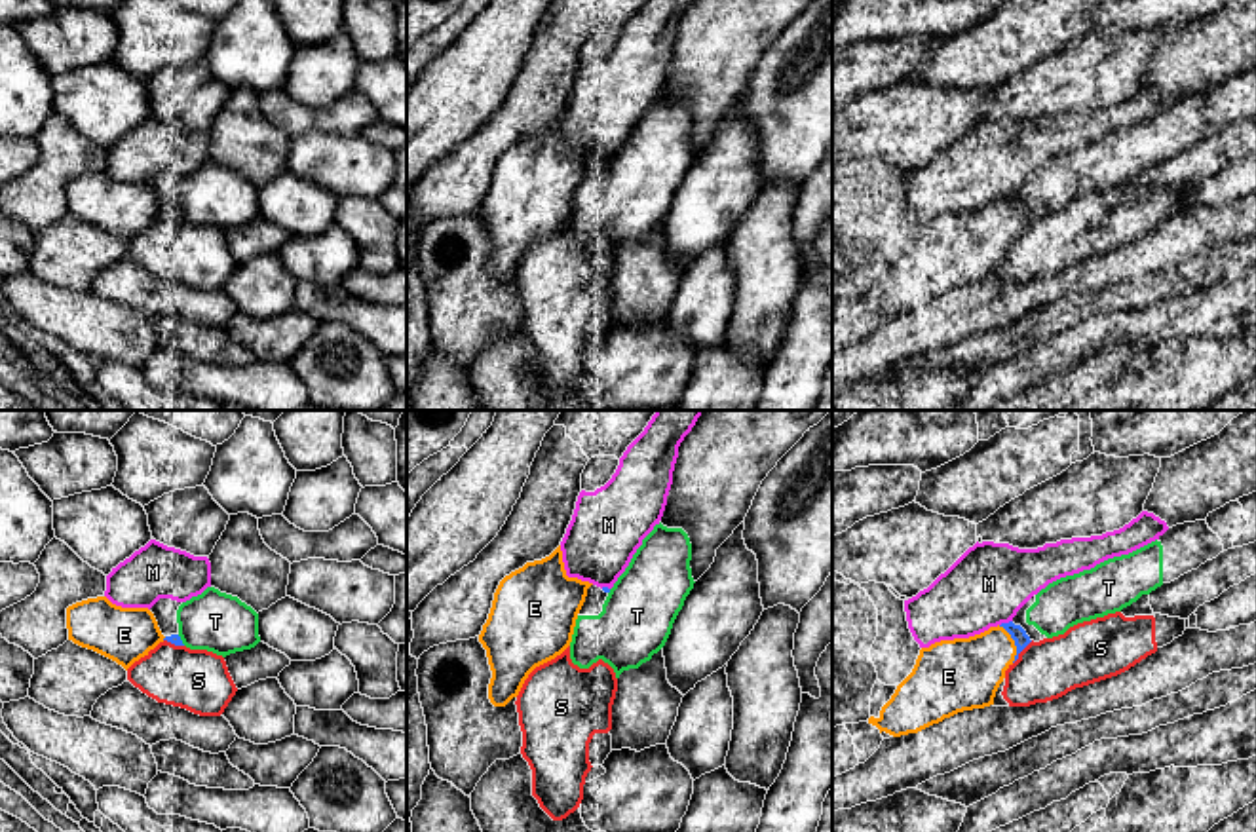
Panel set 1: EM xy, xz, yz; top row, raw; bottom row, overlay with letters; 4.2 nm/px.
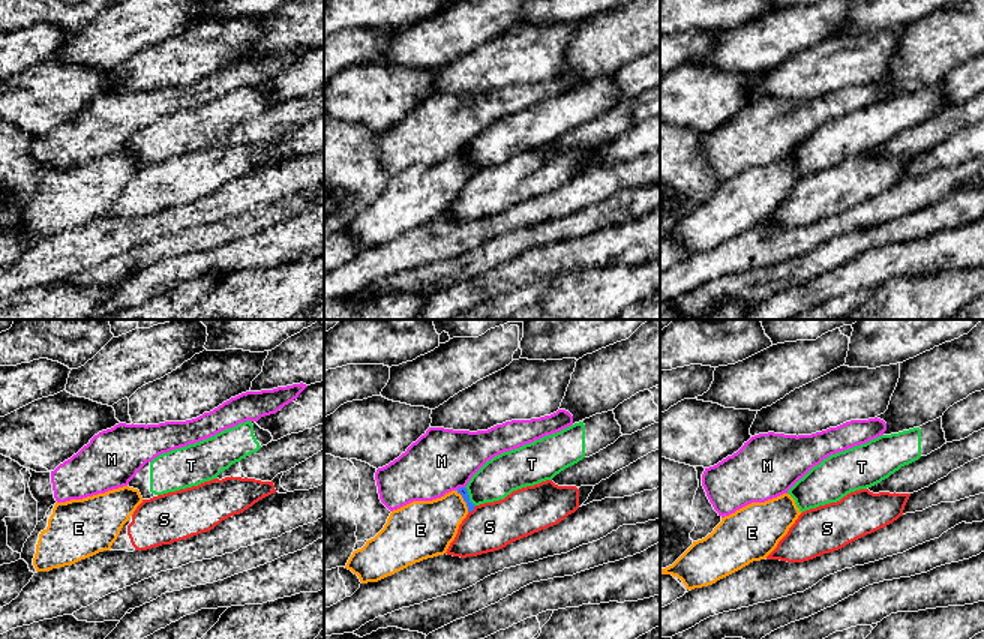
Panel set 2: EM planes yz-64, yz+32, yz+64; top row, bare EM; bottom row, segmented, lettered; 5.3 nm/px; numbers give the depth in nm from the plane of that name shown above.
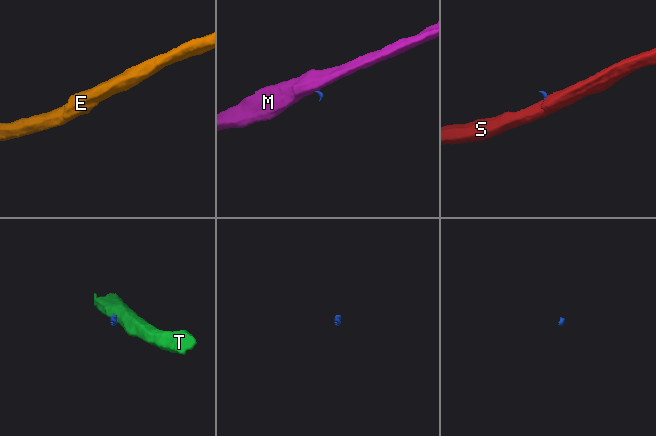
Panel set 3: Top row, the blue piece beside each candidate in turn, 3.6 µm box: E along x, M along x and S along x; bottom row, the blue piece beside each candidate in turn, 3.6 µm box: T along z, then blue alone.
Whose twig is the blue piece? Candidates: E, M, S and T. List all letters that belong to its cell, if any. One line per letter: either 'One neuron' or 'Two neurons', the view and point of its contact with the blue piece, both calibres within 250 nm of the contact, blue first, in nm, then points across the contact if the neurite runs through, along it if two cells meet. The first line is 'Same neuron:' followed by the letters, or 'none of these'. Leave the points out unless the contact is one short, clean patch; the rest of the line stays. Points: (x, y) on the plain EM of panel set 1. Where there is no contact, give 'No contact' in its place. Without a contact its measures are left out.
Same neuron: E
E: One neuron. Touches blue at yz (1015, 217). Thickness 70 nm (blue) against 300 nm
M: Two neurons. Touches blue at yz (1006, 198). Thickness 70 nm (blue) against 340 nm
S: Two neurons. Touches blue at yz (1021, 225). Thickness 70 nm (blue) against 260 nm
T: Two neurons. Touches blue at xy (181, 215). Thickness 50 nm (blue) against 260 nm

